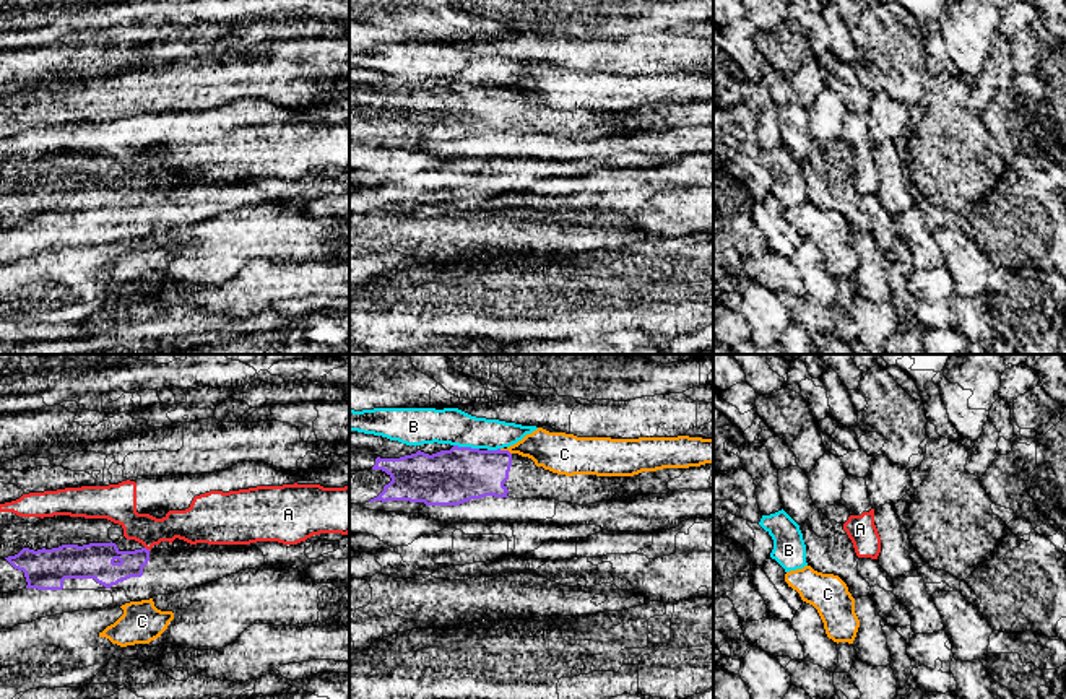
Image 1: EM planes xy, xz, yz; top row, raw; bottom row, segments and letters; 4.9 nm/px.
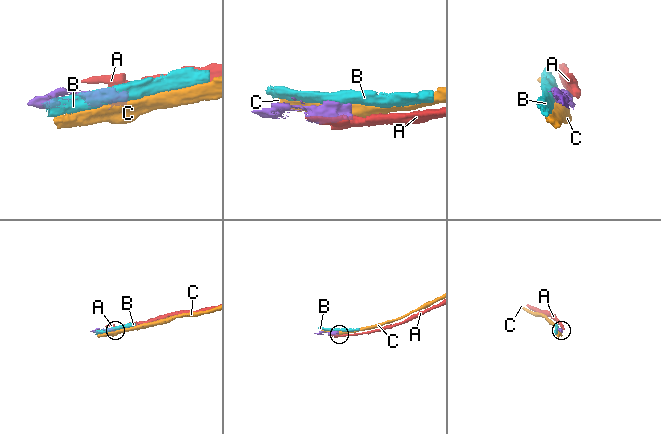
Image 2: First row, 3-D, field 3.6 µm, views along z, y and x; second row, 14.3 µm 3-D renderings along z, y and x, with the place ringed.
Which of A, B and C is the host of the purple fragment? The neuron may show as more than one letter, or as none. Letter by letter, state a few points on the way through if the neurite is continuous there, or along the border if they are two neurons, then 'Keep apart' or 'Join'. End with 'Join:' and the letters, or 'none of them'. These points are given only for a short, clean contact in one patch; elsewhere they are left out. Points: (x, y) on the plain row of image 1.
A: Boundary: xy (145, 182), (150, 186). Keep apart
B: Boundary: xz (454, 80), (478, 85). Keep apart
C: Boundary: xz (499, 85), (506, 85), (511, 90). Keep apart
Join: none of them

